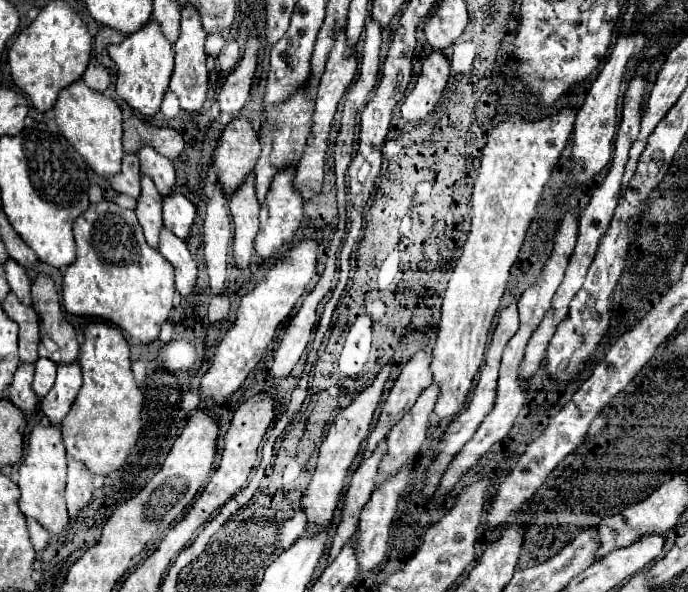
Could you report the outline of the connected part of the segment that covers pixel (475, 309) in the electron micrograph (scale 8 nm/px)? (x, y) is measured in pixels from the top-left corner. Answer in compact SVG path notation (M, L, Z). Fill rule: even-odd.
M562 107L554 115L538 121L508 117L488 133L480 159L480 175L472 195L472 229L444 293L440 331L432 353L434 359L430 367L434 381L442 389L434 409L440 419L456 417L470 395L474 375L484 359L494 313L510 279L510 267L514 265L526 231L536 215L542 187L572 133L574 119L576 109Z

